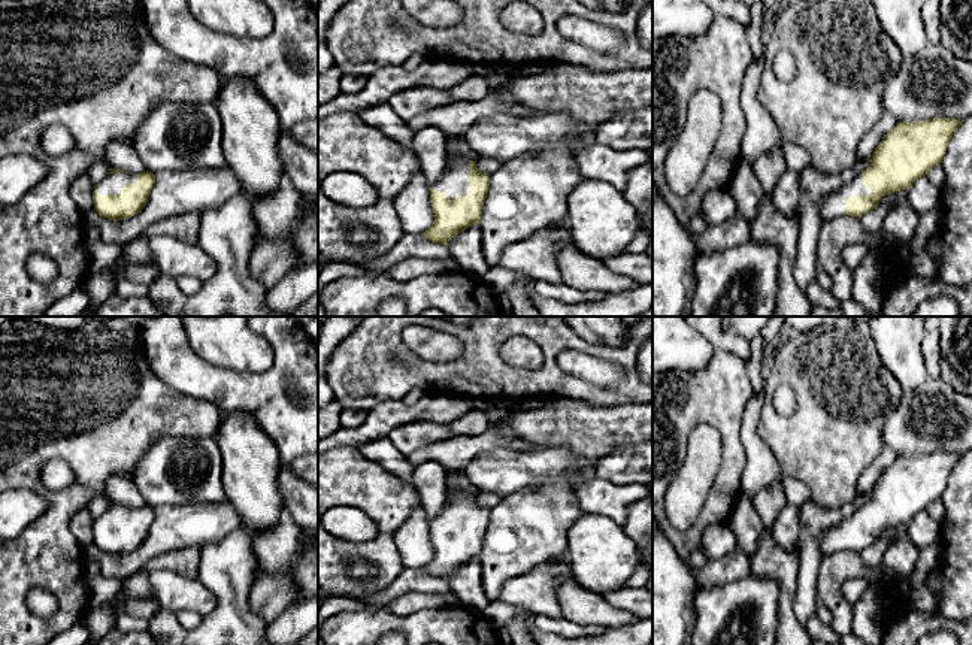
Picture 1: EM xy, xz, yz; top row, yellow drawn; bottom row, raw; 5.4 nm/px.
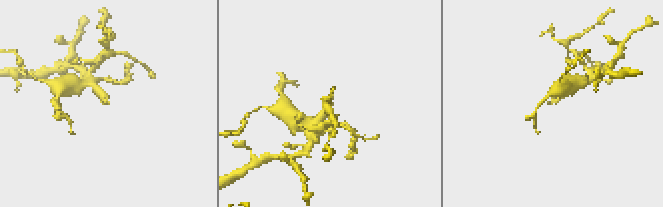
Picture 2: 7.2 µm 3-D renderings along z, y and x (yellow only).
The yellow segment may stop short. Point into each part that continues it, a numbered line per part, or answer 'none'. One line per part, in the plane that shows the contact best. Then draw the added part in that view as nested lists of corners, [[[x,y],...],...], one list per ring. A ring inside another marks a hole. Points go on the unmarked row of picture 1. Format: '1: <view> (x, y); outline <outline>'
1: xz (454, 514); outline [[[448,491],[442,511],[434,518],[439,527],[446,527],[449,535],[455,535],[460,529],[469,529],[469,499],[470,493]]]

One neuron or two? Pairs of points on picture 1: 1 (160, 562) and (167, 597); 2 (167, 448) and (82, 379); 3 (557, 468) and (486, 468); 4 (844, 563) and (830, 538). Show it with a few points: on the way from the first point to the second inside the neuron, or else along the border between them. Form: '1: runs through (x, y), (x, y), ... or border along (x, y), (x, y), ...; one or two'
1: border along (150, 569), (172, 569), (193, 578); two
2: border along (193, 436), (162, 436), (135, 465); two
3: runs through (539, 468), (503, 468); one
4: border along (844, 548), (821, 556); two

